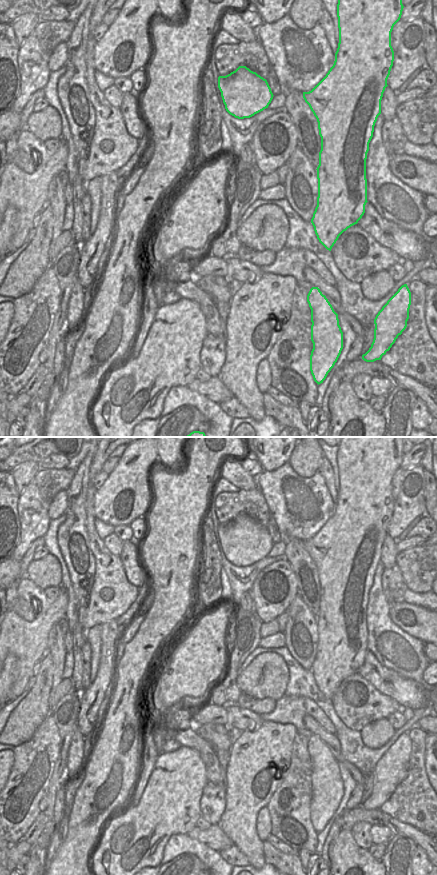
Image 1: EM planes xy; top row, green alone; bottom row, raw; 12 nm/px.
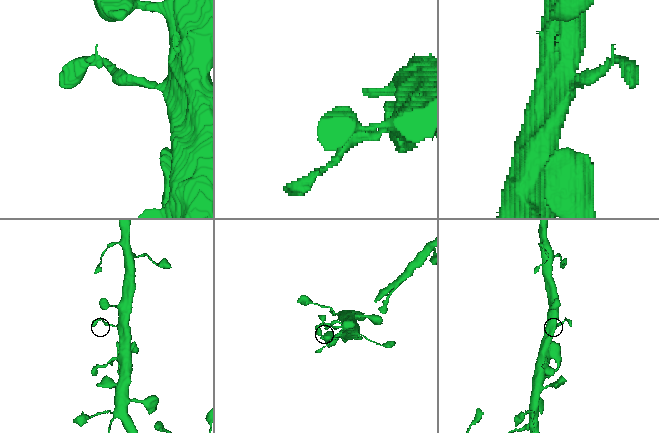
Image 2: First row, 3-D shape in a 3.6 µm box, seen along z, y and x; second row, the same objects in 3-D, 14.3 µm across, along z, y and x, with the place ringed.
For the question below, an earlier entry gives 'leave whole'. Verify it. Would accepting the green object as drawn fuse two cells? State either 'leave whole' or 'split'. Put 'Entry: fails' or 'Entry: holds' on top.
Entry: holds
leave whole

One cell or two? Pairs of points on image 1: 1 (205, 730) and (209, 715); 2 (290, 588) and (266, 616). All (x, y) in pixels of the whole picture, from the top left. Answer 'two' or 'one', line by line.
1: two
2: one

